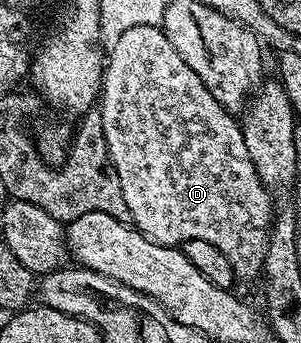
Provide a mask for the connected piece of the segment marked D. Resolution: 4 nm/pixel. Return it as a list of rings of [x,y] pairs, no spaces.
[[[161,26],[127,28],[108,47],[99,113],[109,159],[119,176],[132,225],[164,246],[180,247],[187,240],[207,240],[207,244],[215,244],[227,256],[227,264],[231,264],[238,283],[253,282],[256,278],[258,281],[265,268],[269,232],[275,217],[274,195],[255,172],[240,121],[228,114],[223,104],[207,92],[203,80],[187,68]]]

